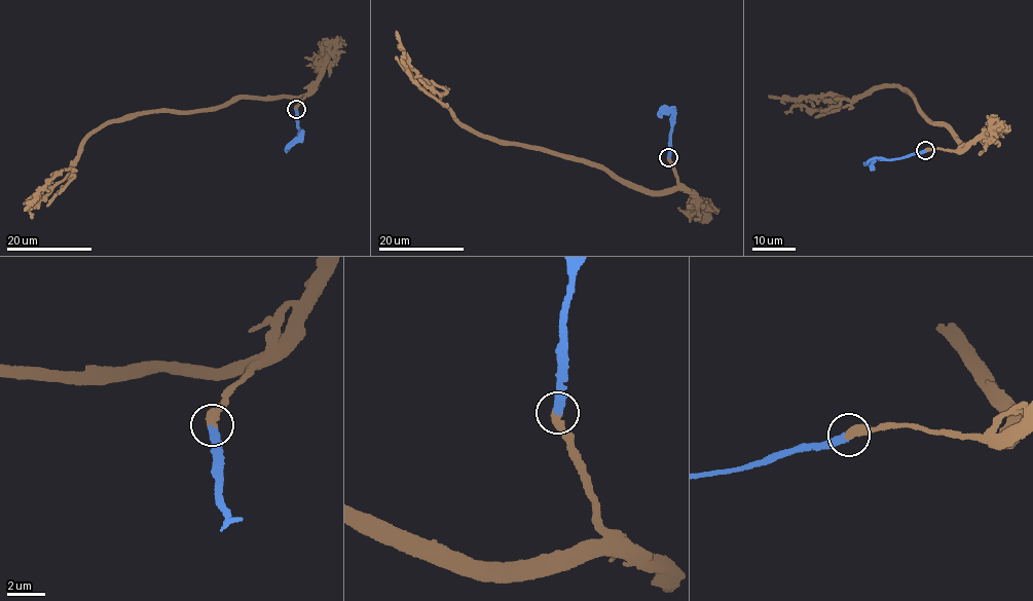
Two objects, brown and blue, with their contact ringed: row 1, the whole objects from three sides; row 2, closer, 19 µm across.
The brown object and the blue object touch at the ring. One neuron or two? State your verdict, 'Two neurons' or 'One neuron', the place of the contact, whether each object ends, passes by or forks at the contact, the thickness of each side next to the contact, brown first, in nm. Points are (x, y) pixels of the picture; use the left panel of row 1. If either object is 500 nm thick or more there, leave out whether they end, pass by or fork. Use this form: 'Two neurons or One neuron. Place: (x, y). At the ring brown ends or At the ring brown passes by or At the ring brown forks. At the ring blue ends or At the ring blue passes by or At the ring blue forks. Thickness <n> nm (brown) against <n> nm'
One neuron. Place: (296, 109). At the ring brown ends. At the ring blue ends. Thickness 460 nm (brown) against 320 nm

